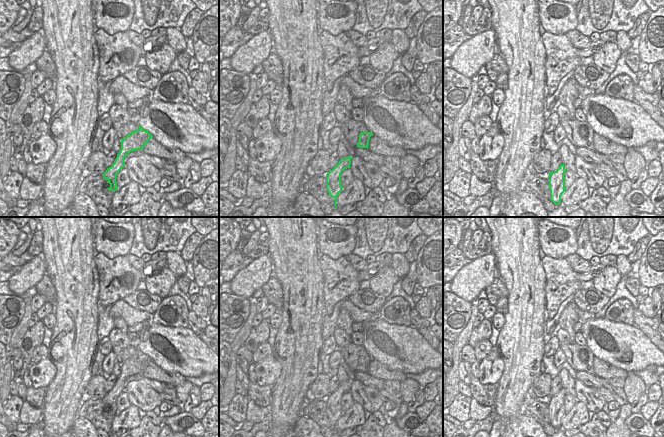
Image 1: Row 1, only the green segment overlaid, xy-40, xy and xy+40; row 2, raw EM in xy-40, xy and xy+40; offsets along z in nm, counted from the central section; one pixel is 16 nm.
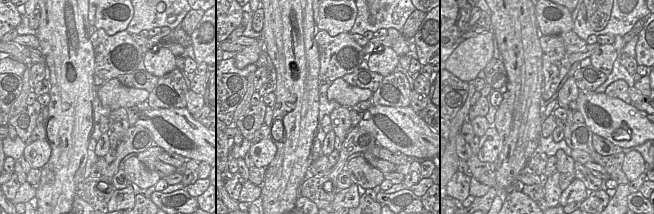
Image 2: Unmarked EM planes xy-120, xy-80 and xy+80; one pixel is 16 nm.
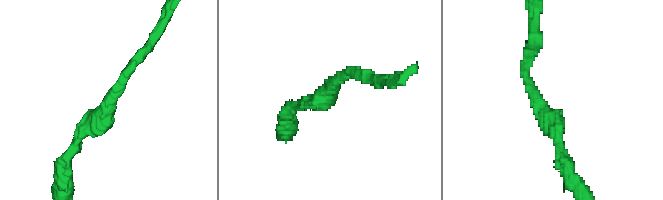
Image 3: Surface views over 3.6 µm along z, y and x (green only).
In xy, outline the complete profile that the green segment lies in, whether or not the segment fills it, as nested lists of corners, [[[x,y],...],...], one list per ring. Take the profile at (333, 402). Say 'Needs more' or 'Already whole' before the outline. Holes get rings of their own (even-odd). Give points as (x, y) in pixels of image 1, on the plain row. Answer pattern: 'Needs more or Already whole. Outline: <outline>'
Already whole. Outline: [[[351,380],[342,382],[339,387],[326,398],[326,413],[329,419],[335,423],[335,432],[337,432],[337,420],[342,415],[341,398],[345,393],[350,392],[351,383]]]

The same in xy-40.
Already whole. Outline: [[[138,348],[137,354],[121,363],[121,373],[114,387],[102,398],[103,402],[110,408],[110,411],[107,412],[109,415],[115,416],[118,413],[116,400],[125,391],[125,381],[132,375],[142,374],[151,362],[152,359]]]

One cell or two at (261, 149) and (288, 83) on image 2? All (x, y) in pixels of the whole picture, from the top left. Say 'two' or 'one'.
two

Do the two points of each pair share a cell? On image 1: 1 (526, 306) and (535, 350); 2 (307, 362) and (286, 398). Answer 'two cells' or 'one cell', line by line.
1: one cell
2: one cell

